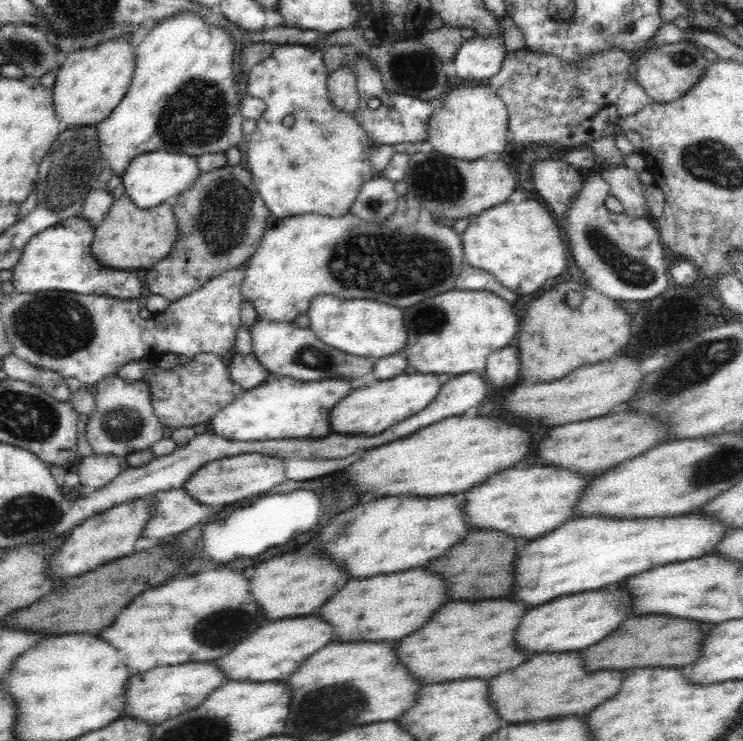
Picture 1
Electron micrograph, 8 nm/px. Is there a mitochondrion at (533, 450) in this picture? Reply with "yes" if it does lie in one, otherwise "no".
no

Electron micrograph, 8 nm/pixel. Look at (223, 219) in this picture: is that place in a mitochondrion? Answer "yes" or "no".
yes

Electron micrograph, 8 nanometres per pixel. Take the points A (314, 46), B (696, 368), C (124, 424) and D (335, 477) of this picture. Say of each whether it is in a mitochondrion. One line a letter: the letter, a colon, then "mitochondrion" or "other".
A: other
B: mitochondrion
C: mitochondrion
D: other

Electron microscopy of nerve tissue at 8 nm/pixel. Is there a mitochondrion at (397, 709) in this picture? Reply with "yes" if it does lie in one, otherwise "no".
no

